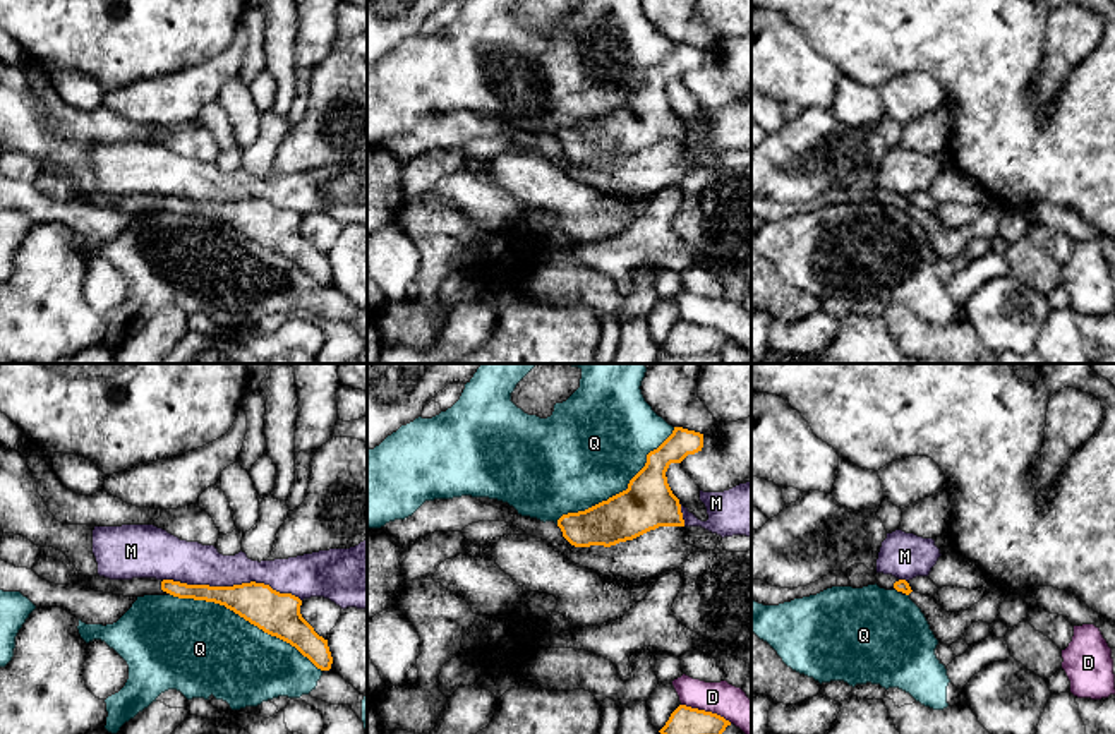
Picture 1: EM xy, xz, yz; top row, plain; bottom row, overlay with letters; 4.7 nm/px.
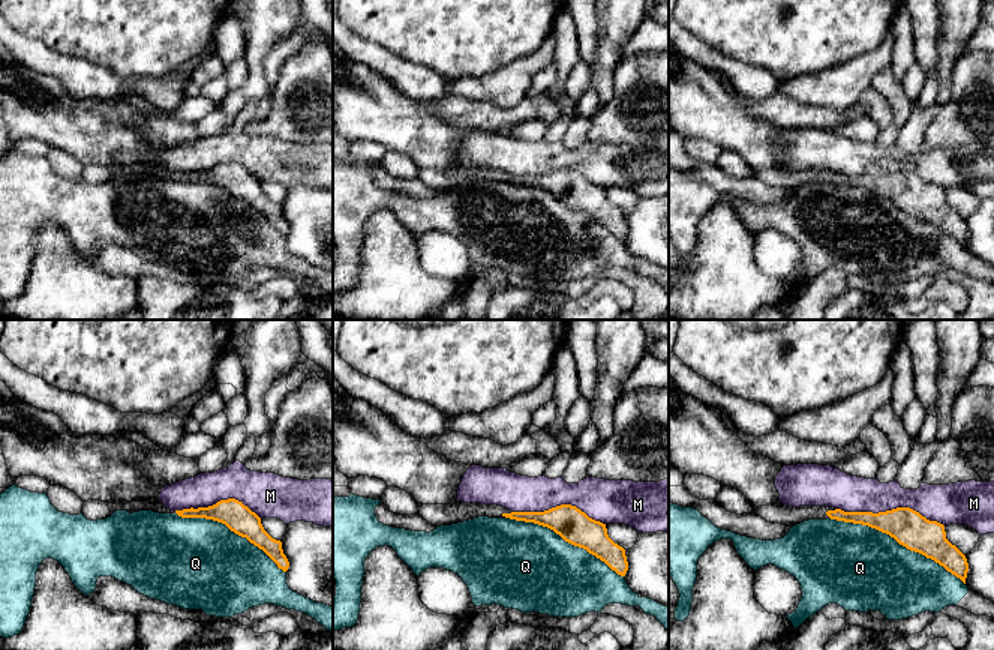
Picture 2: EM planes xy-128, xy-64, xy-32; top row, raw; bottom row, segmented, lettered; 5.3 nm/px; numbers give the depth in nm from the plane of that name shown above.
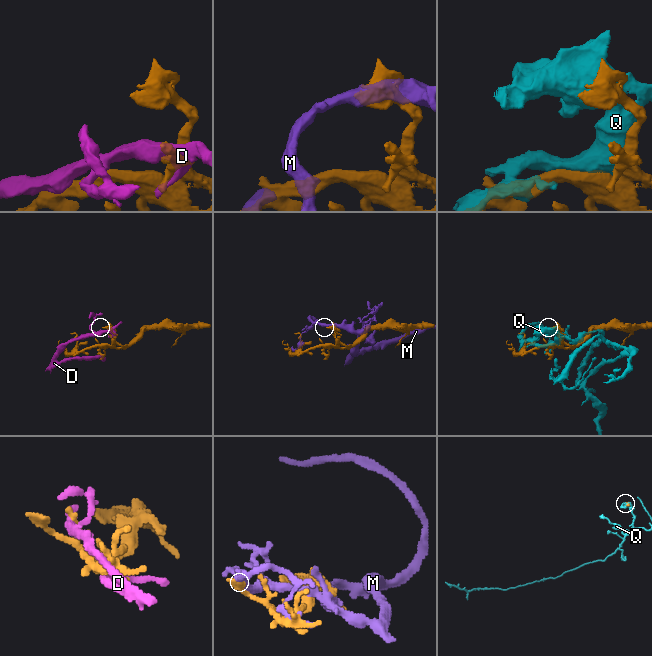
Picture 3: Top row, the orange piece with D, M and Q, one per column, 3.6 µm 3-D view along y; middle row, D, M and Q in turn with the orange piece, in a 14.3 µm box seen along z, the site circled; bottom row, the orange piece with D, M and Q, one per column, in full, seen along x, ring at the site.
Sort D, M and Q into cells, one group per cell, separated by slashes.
D / M / Q

